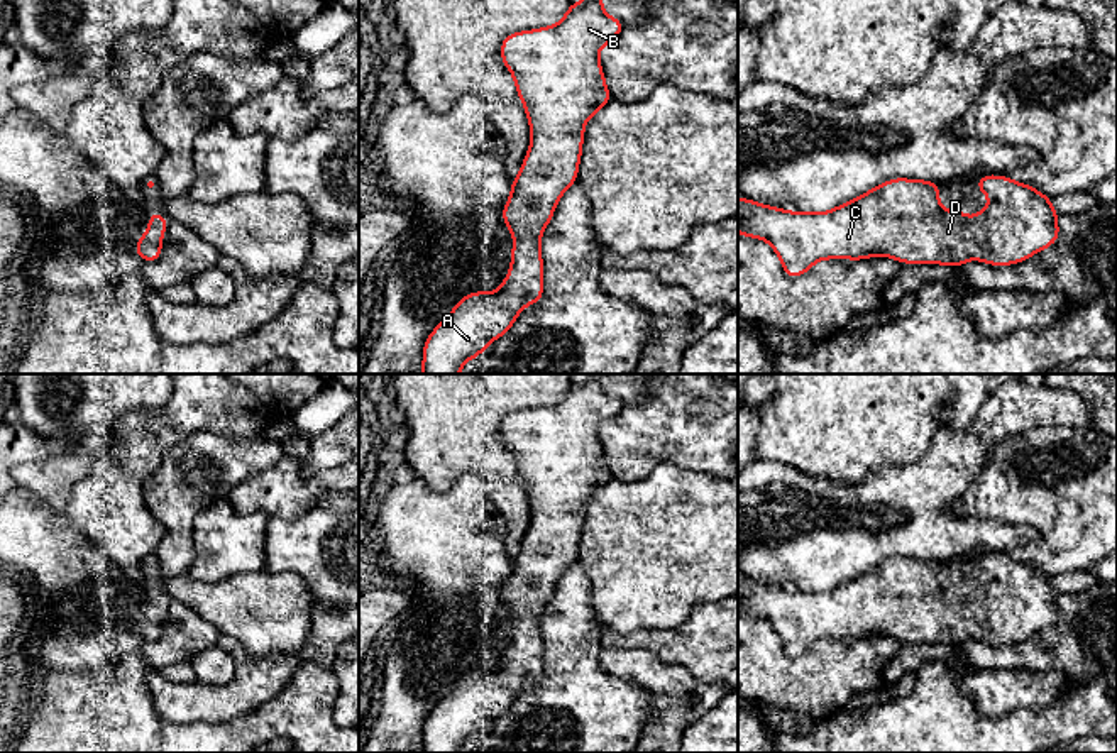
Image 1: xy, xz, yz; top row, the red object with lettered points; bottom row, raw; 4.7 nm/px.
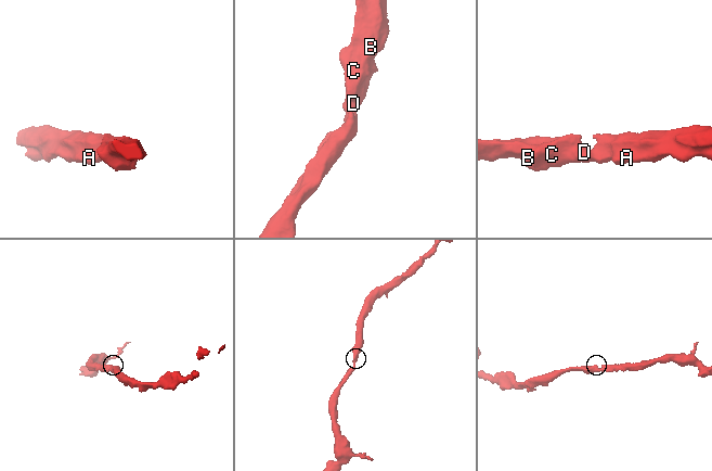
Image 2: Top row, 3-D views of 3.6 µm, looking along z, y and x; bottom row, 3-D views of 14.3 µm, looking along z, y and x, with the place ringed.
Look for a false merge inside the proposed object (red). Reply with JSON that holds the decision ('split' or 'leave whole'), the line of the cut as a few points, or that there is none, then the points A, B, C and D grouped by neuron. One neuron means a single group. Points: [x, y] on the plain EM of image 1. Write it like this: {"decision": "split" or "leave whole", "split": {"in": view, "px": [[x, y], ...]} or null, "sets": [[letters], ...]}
{"decision": "leave whole", "split": null, "sets": [["A", "B", "C", "D"]]}

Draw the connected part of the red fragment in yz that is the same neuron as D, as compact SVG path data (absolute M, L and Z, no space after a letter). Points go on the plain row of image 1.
M993 553L980 557L975 567L990 577L990 584L975 592L973 599L960 589L949 591L939 584L939 562L904 557L885 560L860 577L823 592L785 591L738 577L738 611L751 618L767 619L780 636L785 653L792 658L809 650L821 638L861 640L872 635L885 635L905 643L948 643L949 646L961 645L971 638L990 645L1019 643L1058 619L1059 606L1056 597L1059 592L1053 587L1051 577L1041 570L1010 557Z

